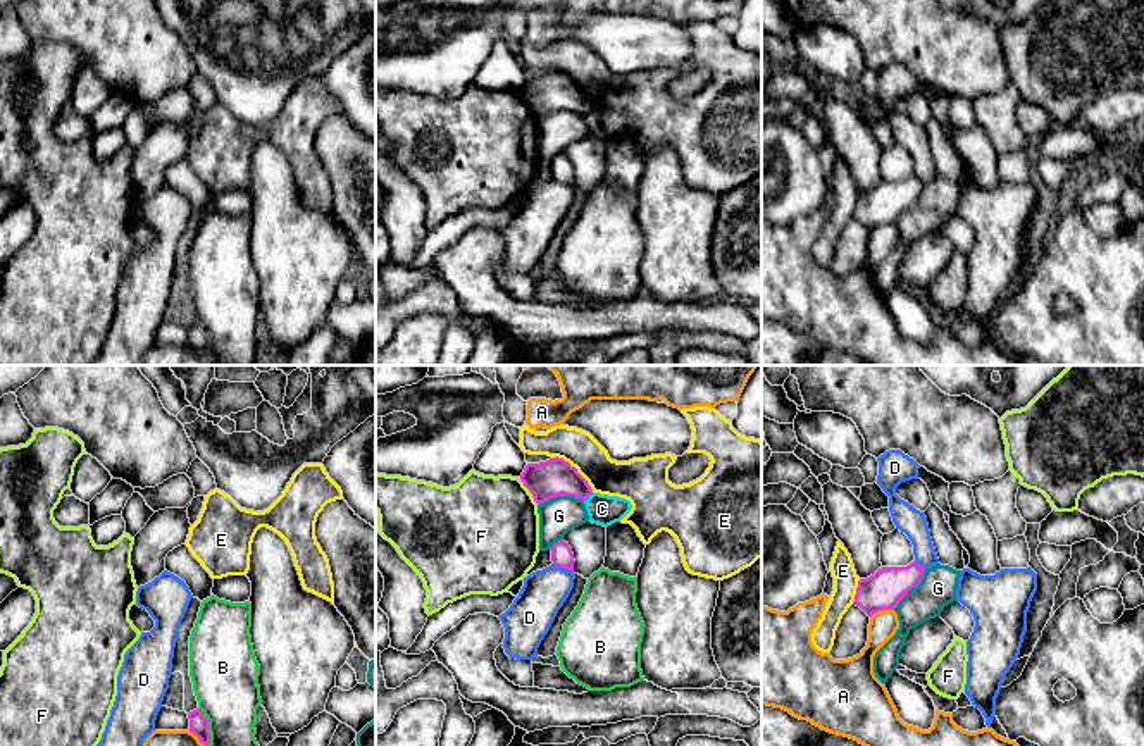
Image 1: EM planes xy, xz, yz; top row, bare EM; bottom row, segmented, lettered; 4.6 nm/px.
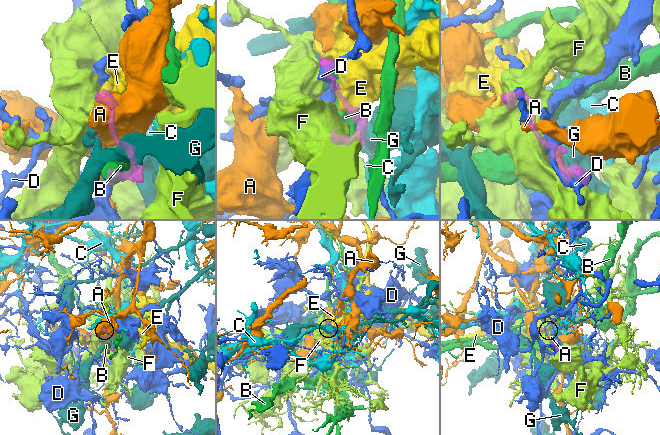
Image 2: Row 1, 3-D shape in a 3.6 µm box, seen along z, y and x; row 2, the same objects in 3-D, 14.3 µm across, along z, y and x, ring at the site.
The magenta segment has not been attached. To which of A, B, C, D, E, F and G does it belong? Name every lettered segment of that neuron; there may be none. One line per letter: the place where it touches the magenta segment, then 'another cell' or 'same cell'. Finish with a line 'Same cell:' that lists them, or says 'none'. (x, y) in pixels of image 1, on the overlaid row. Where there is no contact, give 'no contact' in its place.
A: meets magenta in yz at (881, 610); another cell
B: meets magenta in xy at (207, 726); another cell
C: meets magenta in xz at (588, 497); another cell
D: meets magenta in xz at (562, 567); another cell
E: meets magenta in xz at (576, 471); another cell
F: meets magenta in xz at (524, 484); another cell
G: meets magenta in xz at (560, 495); another cell
Same cell: none

